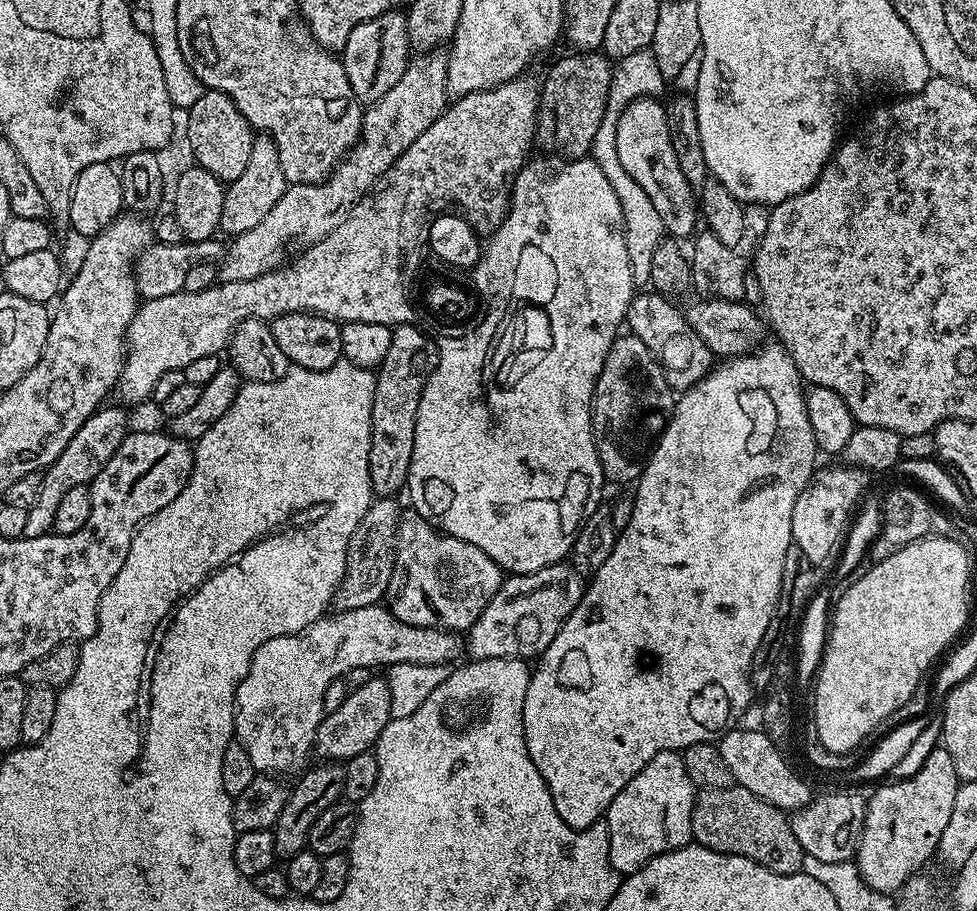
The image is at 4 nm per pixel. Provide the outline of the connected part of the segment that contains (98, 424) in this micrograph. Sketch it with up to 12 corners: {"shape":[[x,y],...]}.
{"shape":[[97,408],[43,473],[23,538],[52,532],[54,510],[91,485],[128,435],[125,409]]}

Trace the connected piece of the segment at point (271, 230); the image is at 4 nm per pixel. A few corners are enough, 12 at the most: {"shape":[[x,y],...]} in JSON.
{"shape":[[447,51],[413,55],[319,184],[231,237],[219,283],[338,230],[449,100]]}

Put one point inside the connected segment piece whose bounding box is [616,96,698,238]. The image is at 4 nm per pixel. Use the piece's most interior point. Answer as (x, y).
(642, 132)

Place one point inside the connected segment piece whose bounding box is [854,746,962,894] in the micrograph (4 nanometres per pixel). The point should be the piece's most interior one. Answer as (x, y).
(904, 821)

